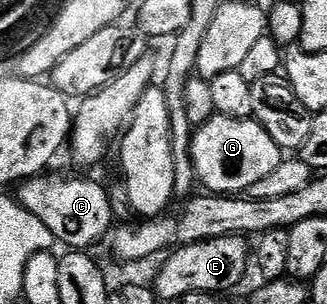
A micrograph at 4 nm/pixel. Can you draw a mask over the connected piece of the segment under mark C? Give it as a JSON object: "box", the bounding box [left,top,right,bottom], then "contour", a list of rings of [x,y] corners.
{"box":[16,173,115,249],"contour":[[[42,173],[24,180],[16,188],[17,202],[51,229],[58,244],[66,243],[69,249],[93,249],[89,247],[95,246],[101,238],[102,242],[115,223],[106,188],[93,179],[64,179],[61,175],[49,174]]]}

